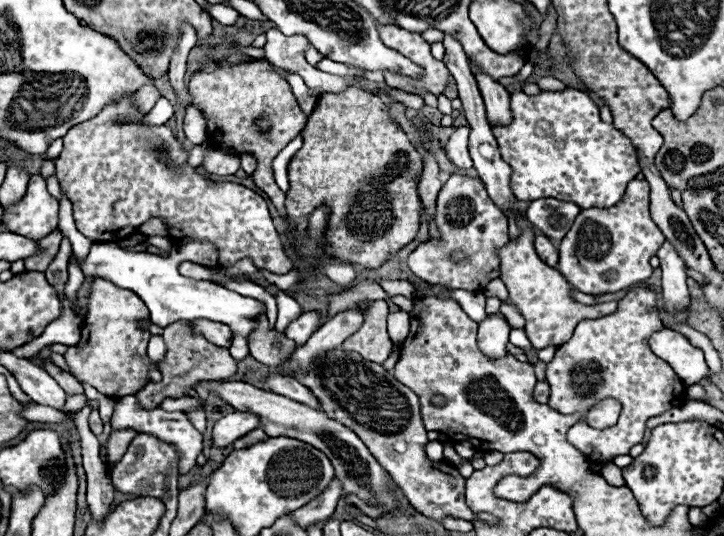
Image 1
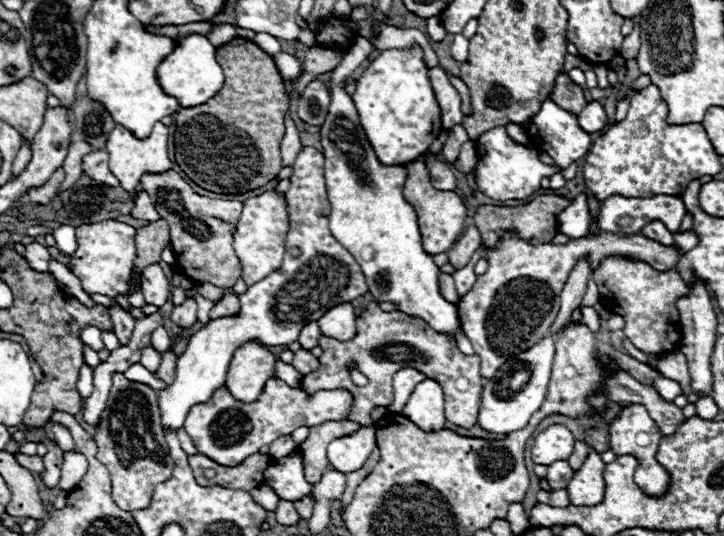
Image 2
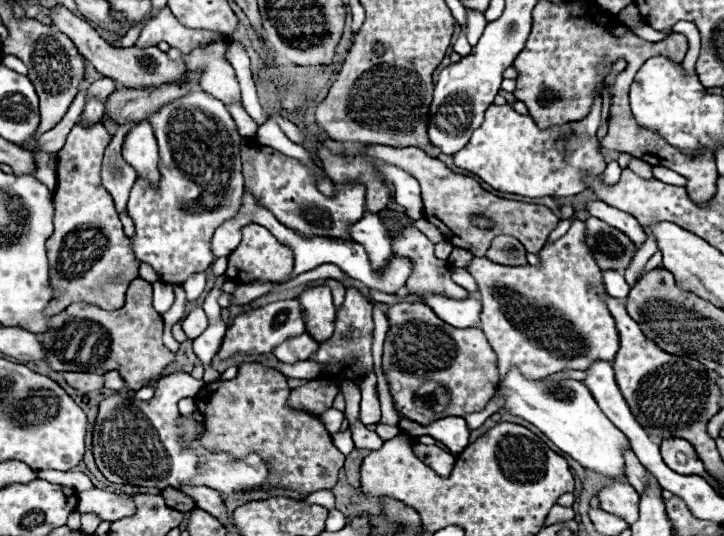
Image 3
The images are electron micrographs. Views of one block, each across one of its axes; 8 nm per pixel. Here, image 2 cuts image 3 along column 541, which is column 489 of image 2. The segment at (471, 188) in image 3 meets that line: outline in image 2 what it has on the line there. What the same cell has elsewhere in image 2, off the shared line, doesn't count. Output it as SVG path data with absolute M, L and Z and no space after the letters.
M548 194L548 196L536 196L532 202L528 202L524 206L478 206L472 220L482 234L482 246L484 248L496 248L498 240L508 230L514 230L522 240L536 246L536 244L552 242L552 238L558 232L558 220L556 218L570 204L572 204L572 200L566 198L566 196Z

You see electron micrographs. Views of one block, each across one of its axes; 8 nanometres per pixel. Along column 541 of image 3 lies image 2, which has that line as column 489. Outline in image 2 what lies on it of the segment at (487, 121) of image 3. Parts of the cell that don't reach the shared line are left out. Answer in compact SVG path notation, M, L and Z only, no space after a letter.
M494 126L478 136L476 140L476 186L482 194L494 200L522 200L534 194L540 188L540 180L544 176L552 176L558 172L556 166L546 166L538 160L538 152L530 150L518 142L514 142L504 126Z

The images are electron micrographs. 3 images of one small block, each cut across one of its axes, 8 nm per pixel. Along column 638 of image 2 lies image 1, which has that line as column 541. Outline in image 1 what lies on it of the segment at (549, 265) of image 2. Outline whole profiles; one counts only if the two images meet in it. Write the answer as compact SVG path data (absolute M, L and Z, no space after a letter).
M536 234L534 238L534 248L538 252L538 256L542 258L542 262L546 262L548 266L556 266L558 264L558 250L554 248L554 244L550 242L550 238Z

